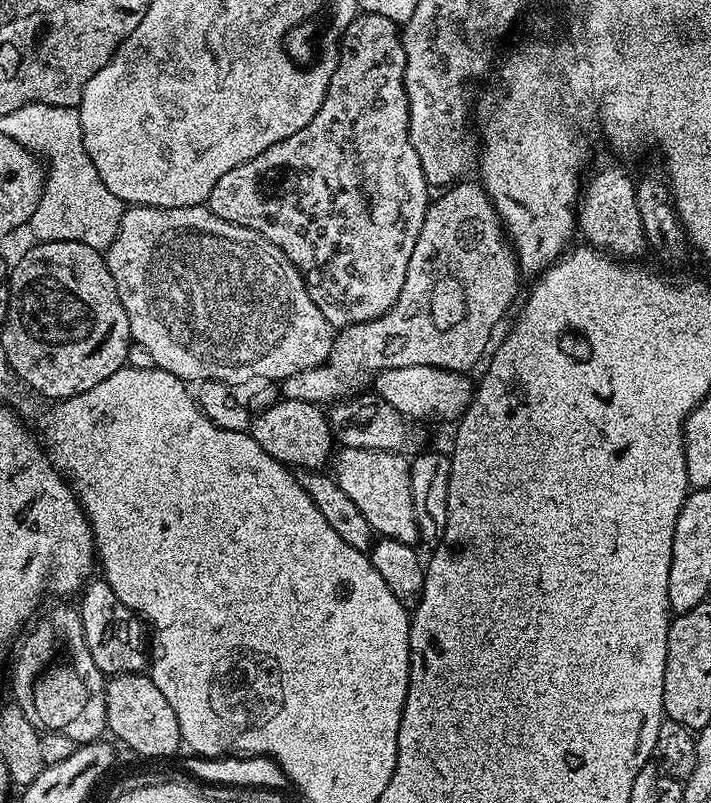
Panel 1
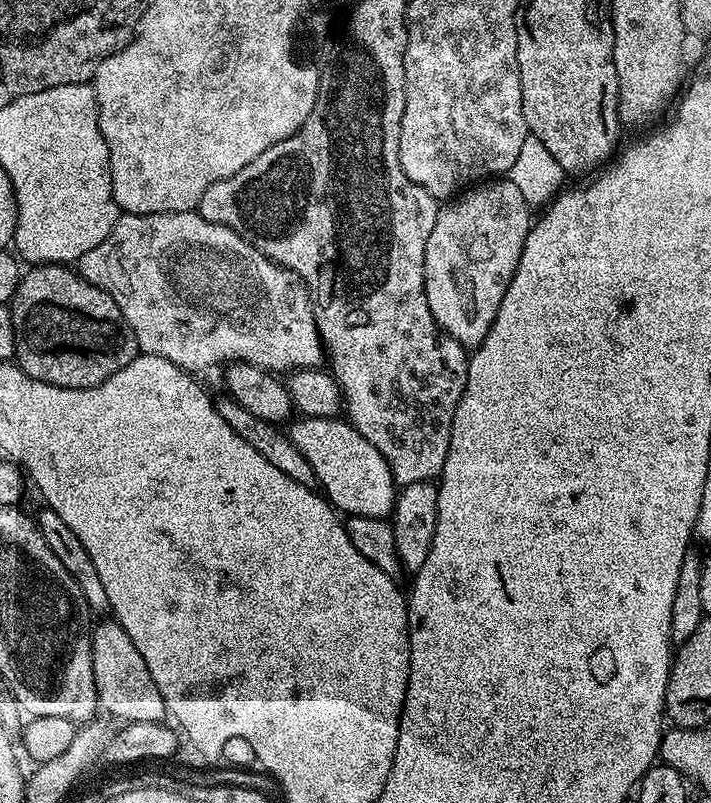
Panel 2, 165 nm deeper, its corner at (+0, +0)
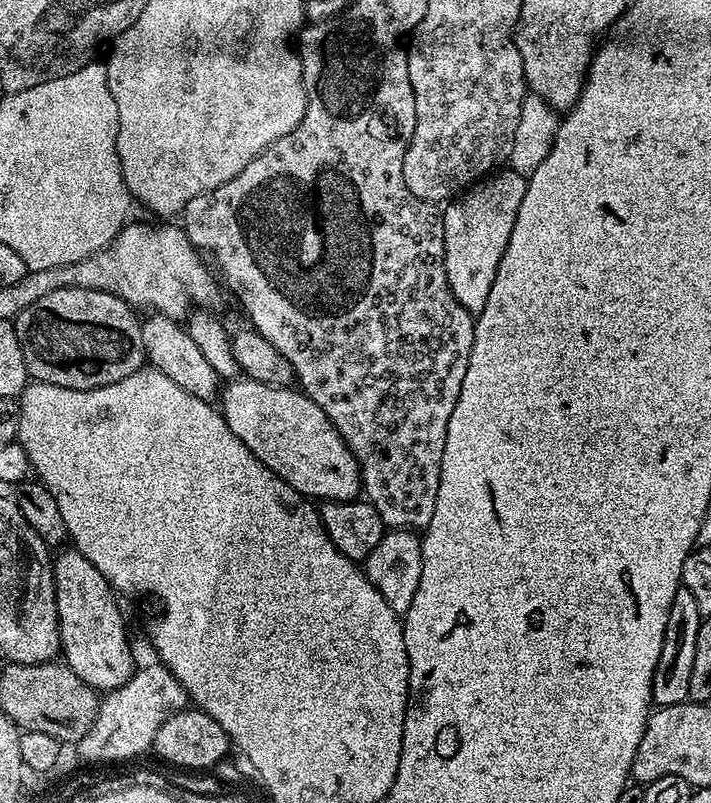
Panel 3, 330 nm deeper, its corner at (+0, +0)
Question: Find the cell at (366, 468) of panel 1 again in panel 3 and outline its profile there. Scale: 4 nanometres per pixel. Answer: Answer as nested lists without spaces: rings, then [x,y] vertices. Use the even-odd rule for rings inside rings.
[[[247,378],[231,381],[223,389],[223,400],[230,430],[295,492],[320,502],[354,500],[361,495],[360,464],[318,402],[295,387],[266,386]]]

